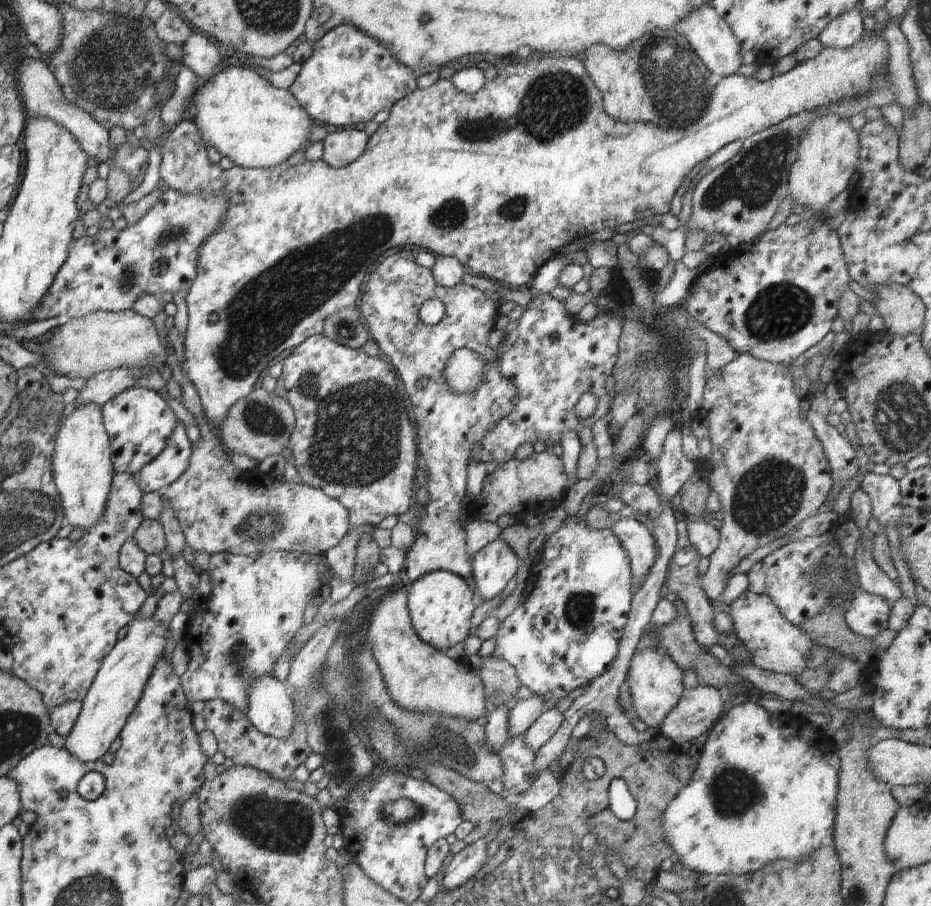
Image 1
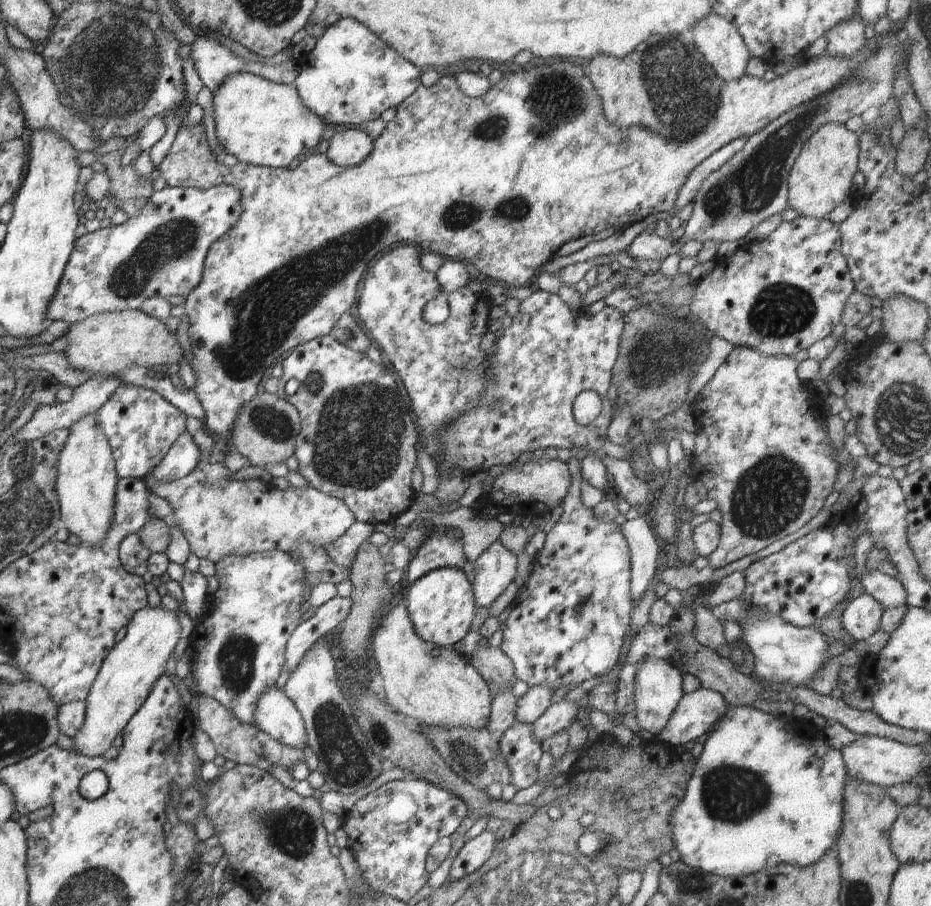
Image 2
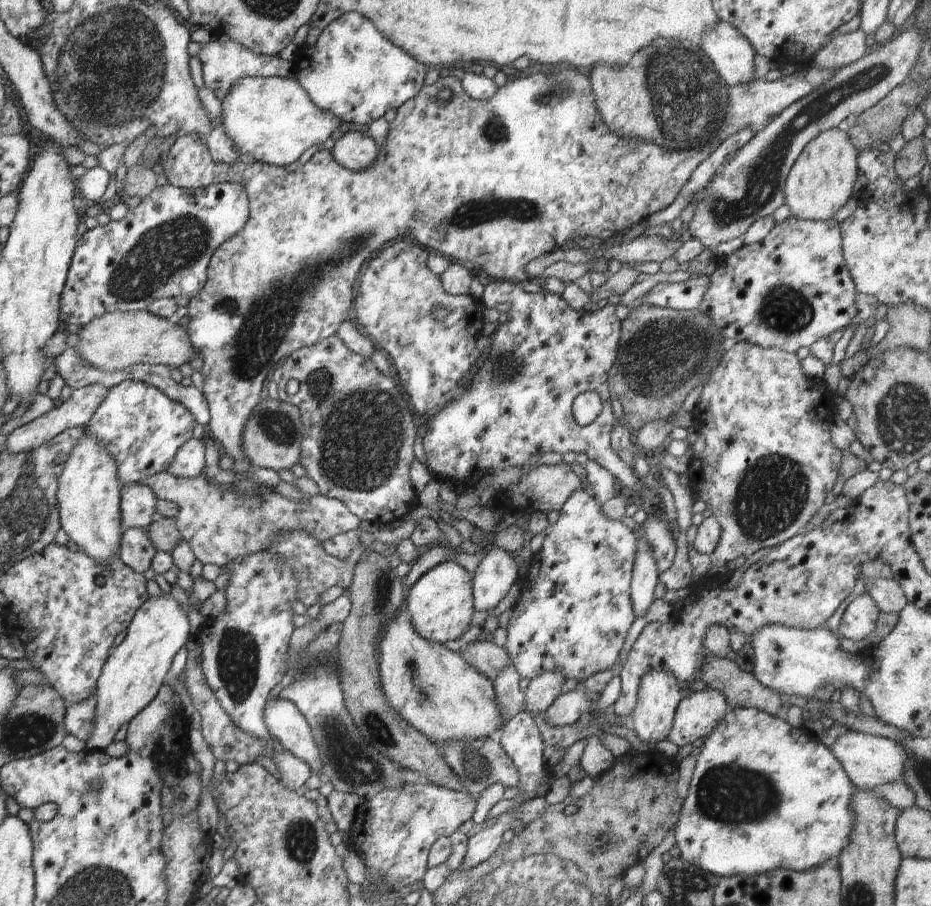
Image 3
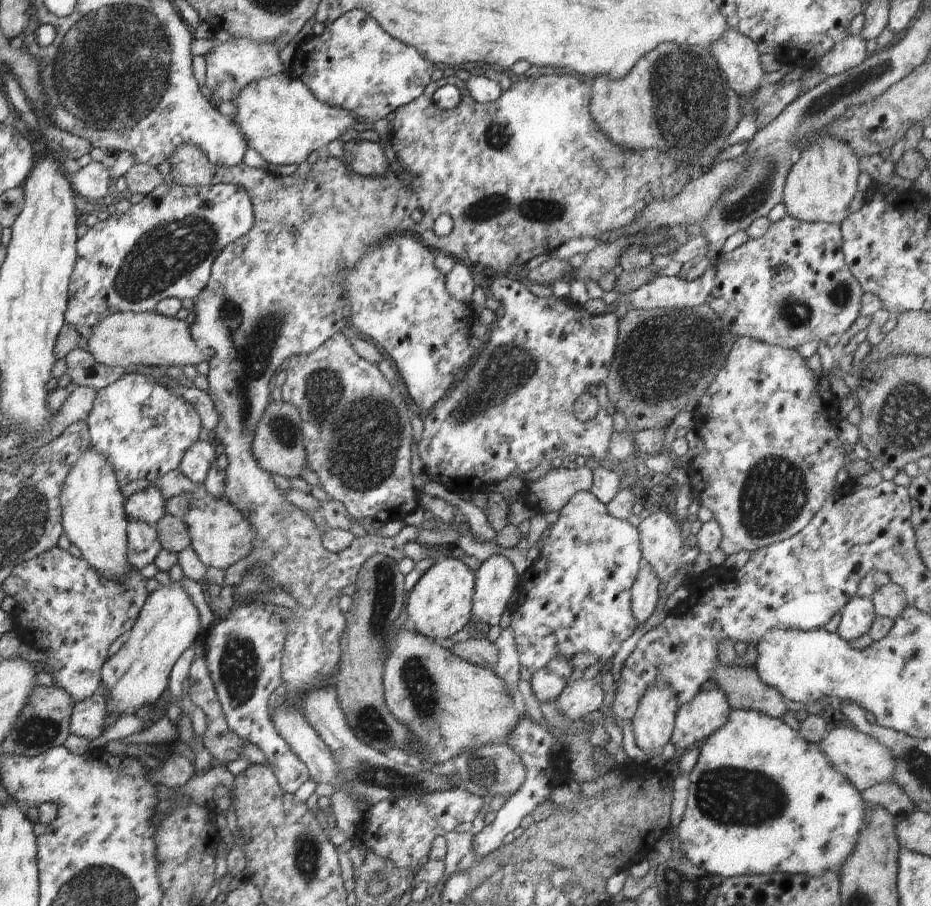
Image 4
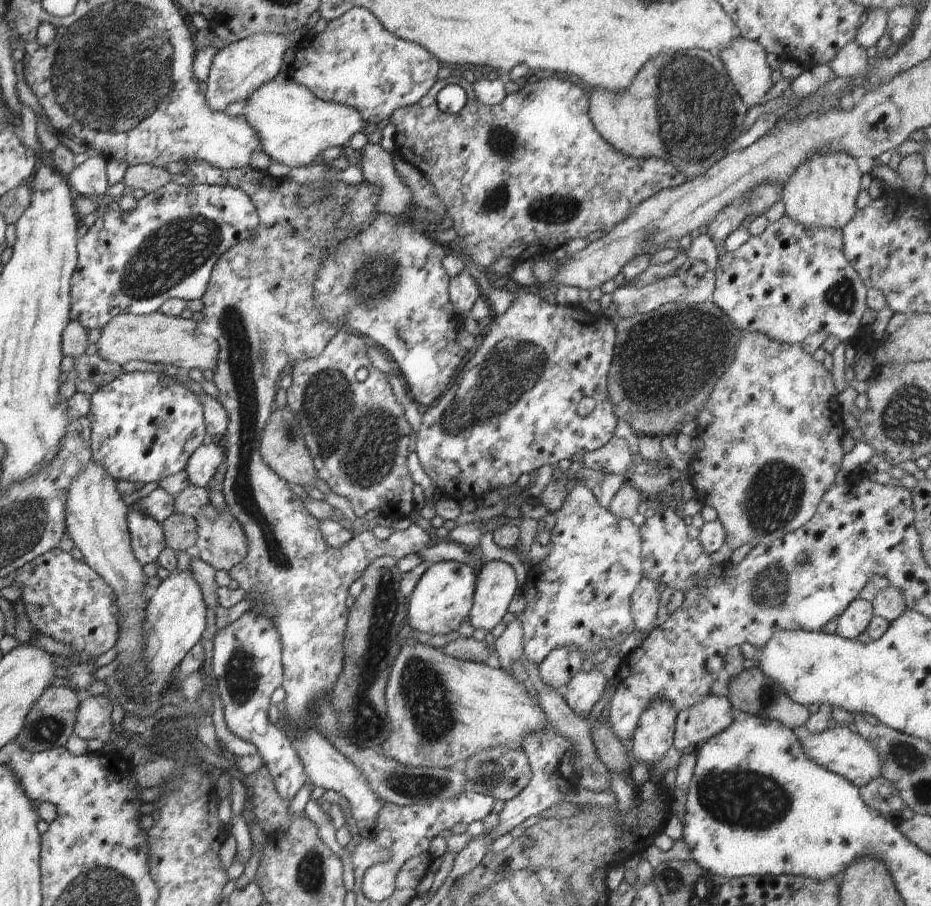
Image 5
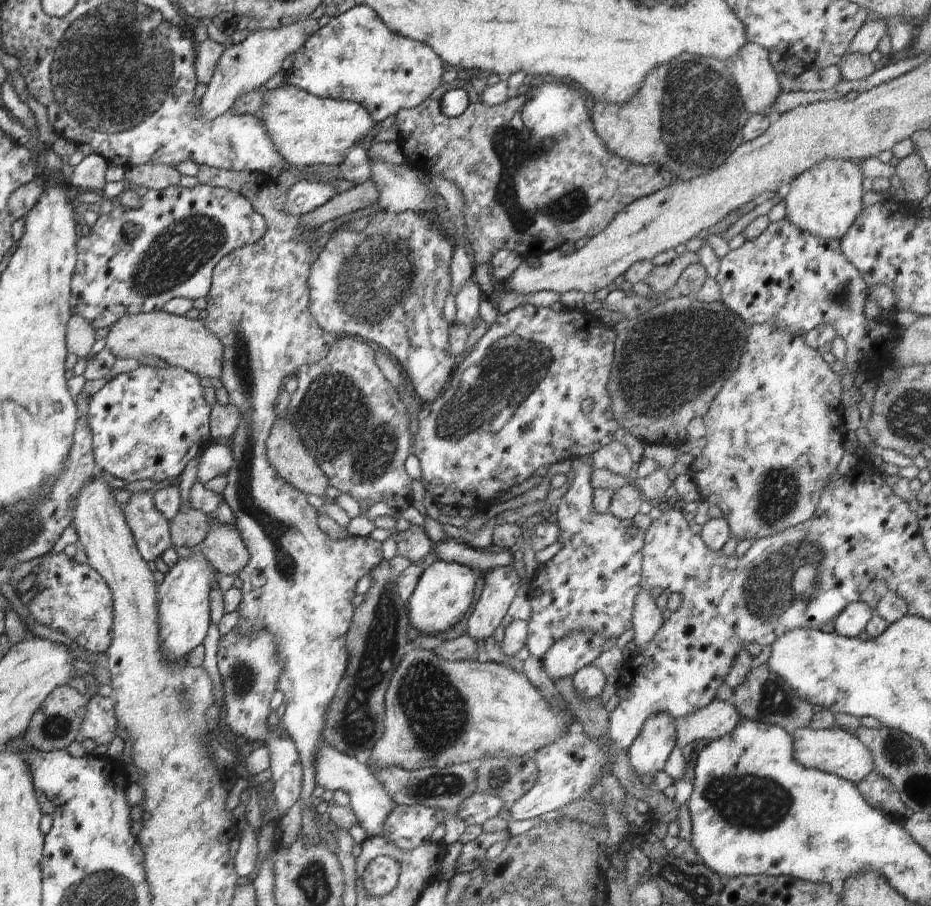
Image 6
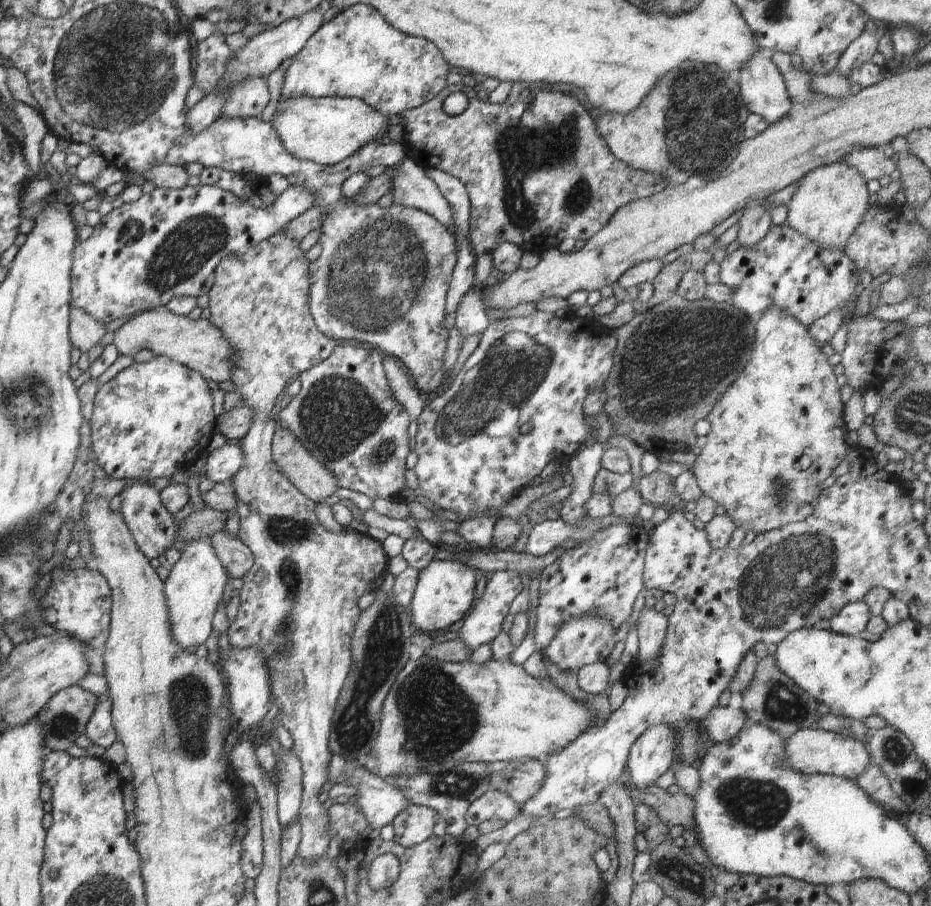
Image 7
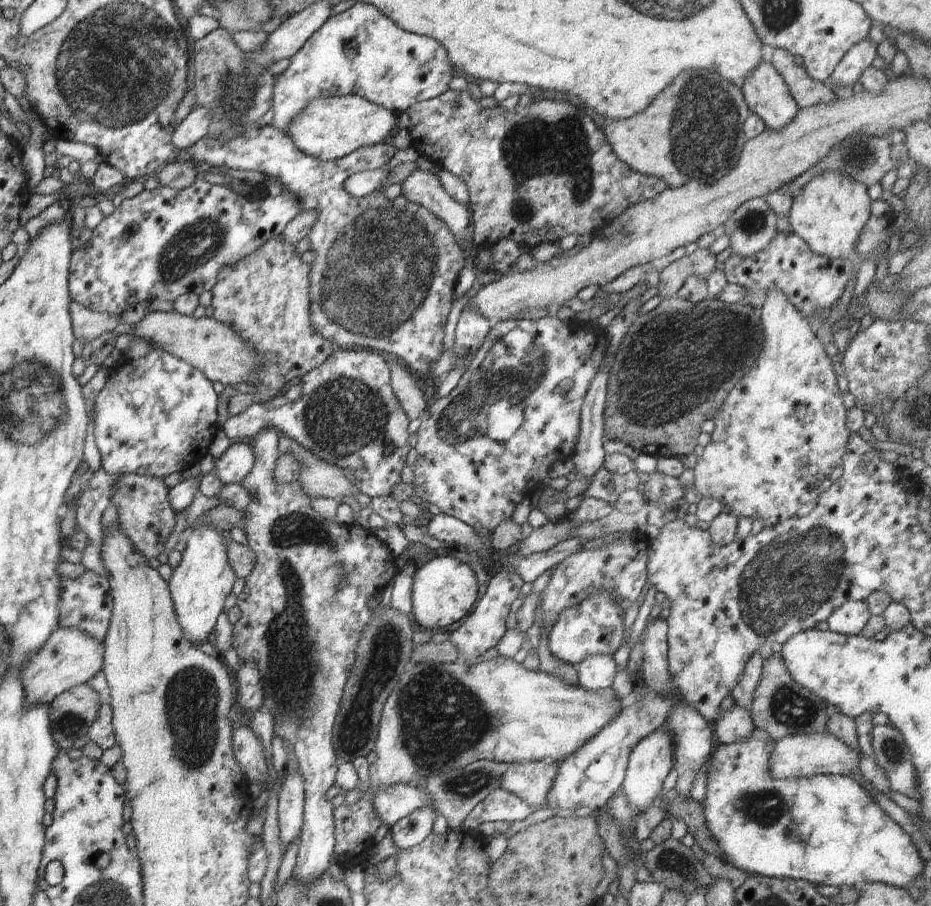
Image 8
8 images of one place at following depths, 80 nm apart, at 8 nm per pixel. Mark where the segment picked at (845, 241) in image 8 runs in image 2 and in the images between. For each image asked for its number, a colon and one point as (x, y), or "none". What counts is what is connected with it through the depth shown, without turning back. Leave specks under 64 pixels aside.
2: (820, 179)
3: (820, 182)
4: (823, 180)
5: (821, 192)
6: (824, 200)
7: (828, 203)

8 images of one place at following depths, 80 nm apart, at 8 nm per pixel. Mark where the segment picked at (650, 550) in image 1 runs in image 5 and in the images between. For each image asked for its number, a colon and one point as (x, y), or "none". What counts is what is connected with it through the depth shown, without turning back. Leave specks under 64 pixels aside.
2: (644, 548)
3: (645, 574)
4: (644, 593)
5: (644, 600)

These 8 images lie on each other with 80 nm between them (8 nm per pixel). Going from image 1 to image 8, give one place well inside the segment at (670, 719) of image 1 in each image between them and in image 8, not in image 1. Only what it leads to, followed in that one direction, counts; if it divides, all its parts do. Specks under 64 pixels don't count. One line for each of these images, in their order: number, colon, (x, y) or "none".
2: (697, 712)
3: (698, 713)
4: (697, 719)
5: (703, 720)
6: (717, 718)
7: (722, 723)
8: (734, 725)

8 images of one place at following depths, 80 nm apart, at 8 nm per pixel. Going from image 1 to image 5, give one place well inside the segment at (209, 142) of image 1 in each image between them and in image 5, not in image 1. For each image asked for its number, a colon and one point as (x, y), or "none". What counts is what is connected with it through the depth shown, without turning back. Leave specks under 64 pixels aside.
2: (263, 123)
3: (271, 118)
4: (279, 117)
5: (295, 127)

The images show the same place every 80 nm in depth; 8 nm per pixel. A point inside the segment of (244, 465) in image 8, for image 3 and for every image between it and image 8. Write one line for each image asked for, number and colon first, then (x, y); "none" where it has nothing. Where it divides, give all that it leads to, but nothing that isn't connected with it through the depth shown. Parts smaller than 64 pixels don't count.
3: (189, 460)
4: (196, 461)
5: (201, 464)
6: (216, 459)
7: (221, 463)

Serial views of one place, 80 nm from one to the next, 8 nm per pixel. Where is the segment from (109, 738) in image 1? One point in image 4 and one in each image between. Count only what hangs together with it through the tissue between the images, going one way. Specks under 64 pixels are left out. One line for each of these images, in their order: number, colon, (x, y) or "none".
2: (125, 679)
3: (131, 676)
4: (137, 675)

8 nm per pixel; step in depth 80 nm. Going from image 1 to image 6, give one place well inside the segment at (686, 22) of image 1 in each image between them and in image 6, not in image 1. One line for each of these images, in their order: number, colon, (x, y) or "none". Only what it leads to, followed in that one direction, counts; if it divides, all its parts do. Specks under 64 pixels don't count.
2: (717, 39)
3: (733, 55)
4: (737, 56)
5: (745, 60)
6: (757, 82)

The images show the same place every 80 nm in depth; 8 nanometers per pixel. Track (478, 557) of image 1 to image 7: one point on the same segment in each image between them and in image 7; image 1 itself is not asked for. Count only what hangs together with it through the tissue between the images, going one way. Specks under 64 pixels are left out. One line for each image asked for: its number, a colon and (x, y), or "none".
2: (495, 568)
3: (497, 571)
4: (495, 580)
5: (496, 585)
6: (501, 584)
7: (482, 625)

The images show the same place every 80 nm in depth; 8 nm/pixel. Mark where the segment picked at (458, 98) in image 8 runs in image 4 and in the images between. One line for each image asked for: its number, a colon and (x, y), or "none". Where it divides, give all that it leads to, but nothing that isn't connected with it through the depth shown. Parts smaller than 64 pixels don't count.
4: (520, 176)
5: (519, 179)
6: (573, 189)
7: (523, 189)

